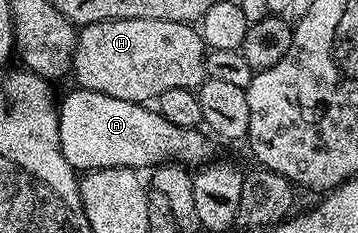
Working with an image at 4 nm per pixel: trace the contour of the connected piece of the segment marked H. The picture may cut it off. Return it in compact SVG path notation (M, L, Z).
M154 19L99 21L78 30L71 75L77 78L78 88L149 105L167 89L192 91L200 87L207 78L206 50L200 30L188 23Z

